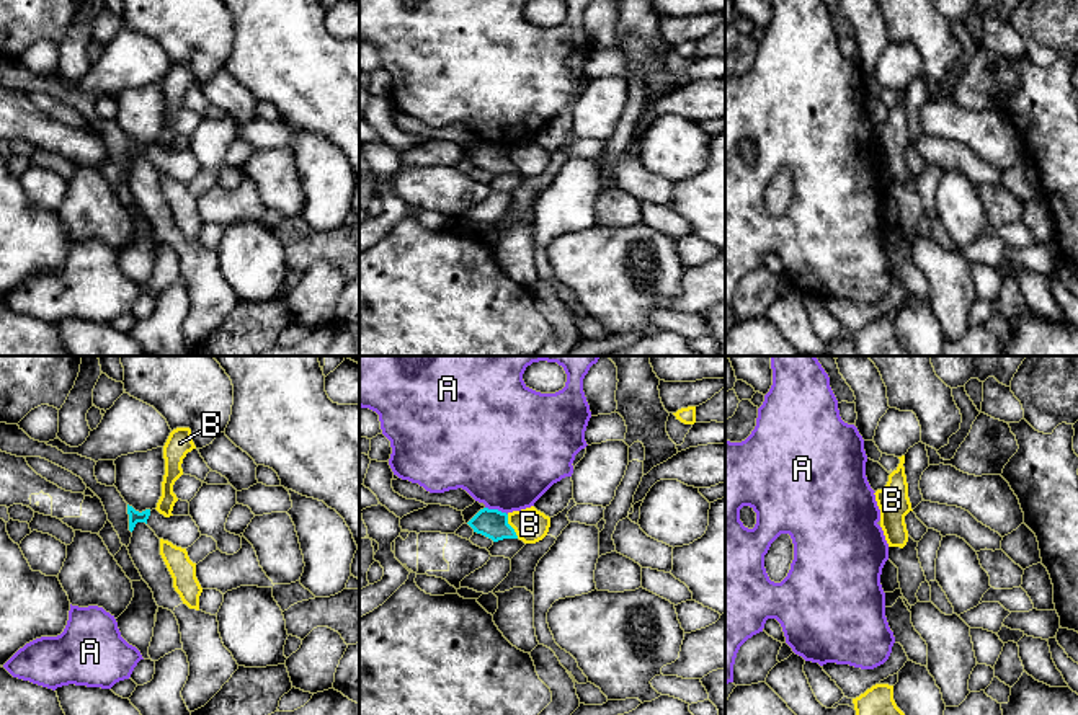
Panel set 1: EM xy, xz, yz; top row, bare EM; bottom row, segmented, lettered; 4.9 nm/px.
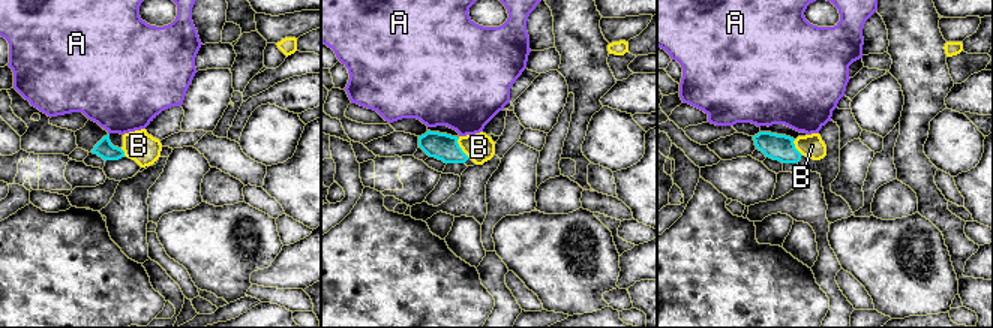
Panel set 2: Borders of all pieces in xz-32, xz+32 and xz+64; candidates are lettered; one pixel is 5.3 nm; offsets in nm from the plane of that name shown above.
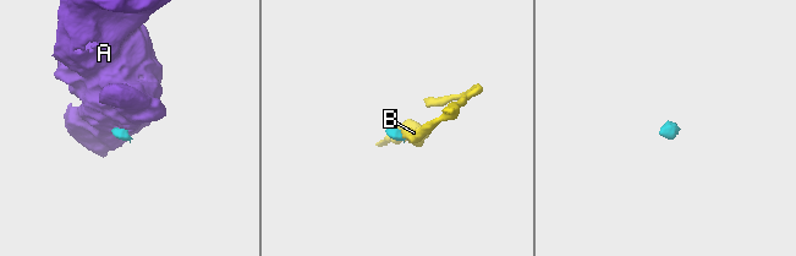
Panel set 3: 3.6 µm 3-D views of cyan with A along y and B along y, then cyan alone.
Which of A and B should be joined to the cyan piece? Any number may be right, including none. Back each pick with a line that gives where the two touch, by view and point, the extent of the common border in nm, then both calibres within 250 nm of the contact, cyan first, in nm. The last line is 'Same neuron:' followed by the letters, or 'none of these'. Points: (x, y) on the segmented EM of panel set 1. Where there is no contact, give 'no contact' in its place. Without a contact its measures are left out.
Same neuron: none of these

